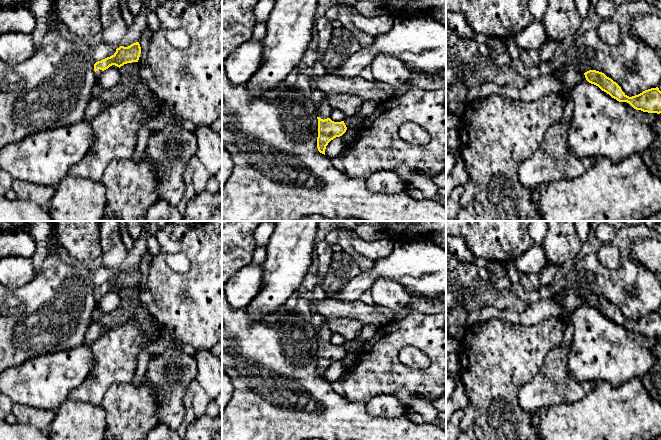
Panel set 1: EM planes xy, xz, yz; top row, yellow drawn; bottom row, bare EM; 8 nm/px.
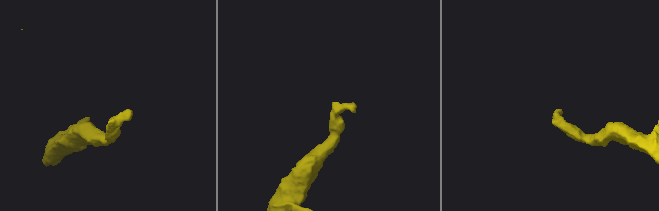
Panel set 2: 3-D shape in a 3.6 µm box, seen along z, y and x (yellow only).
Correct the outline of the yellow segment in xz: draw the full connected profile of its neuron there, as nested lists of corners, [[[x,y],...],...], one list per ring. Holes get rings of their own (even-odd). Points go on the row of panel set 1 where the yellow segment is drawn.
[[[324,97],[317,108],[318,119],[318,137],[317,148],[318,151],[325,155],[325,149],[328,143],[336,137],[342,136],[347,127],[344,121],[334,122],[329,117],[332,112],[329,101]]]

